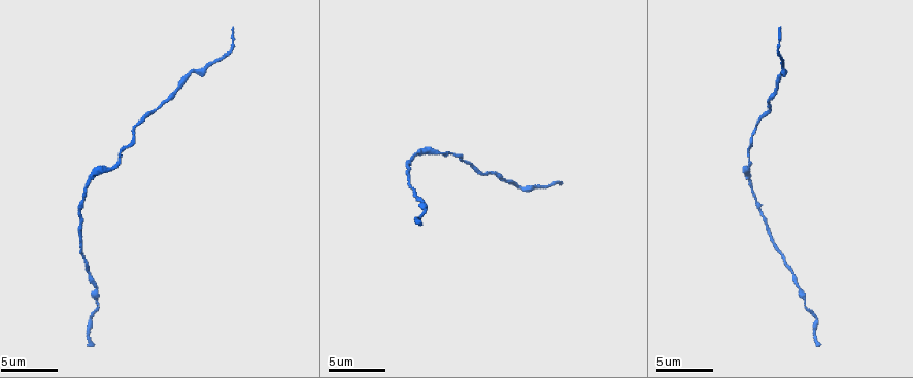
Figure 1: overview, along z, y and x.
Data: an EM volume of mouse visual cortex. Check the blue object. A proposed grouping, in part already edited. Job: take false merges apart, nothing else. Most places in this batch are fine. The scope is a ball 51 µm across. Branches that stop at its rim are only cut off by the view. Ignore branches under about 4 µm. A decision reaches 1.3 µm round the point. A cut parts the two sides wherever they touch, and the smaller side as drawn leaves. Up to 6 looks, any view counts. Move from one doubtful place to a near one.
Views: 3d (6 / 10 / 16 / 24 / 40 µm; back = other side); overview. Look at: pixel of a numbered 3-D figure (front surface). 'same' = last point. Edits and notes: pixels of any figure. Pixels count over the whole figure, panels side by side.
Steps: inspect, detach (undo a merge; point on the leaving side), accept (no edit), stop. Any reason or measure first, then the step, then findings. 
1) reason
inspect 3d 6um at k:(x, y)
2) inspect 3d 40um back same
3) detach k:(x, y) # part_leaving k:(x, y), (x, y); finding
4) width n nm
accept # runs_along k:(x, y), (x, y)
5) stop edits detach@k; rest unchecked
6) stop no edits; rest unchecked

inspect 3d 10um at 1:(432, 152)

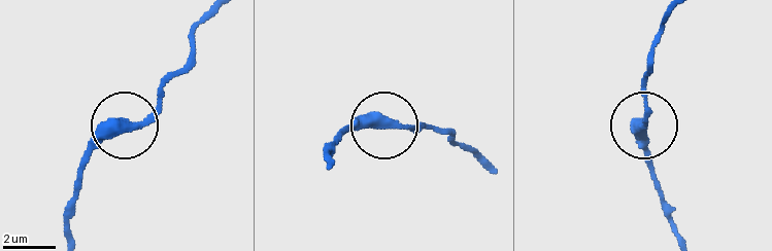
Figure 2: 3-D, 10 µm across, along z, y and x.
zoom in
inspect 3d 6um at 2:(384, 121)

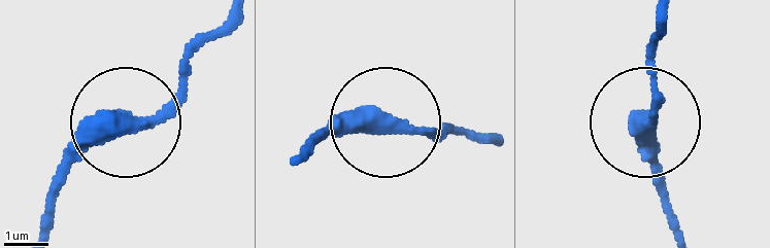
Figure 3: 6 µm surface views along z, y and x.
accept # runs_along 3:(379, 125), (354, 116), (313, 135); all the same neuron

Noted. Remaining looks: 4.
a narrow waist
inspect 3d 16um at 1:(486, 172)

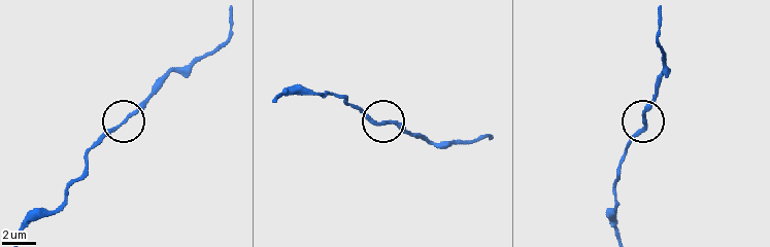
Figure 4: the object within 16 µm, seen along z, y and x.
other side
inspect 3d 16um back at 4:(385, 122)

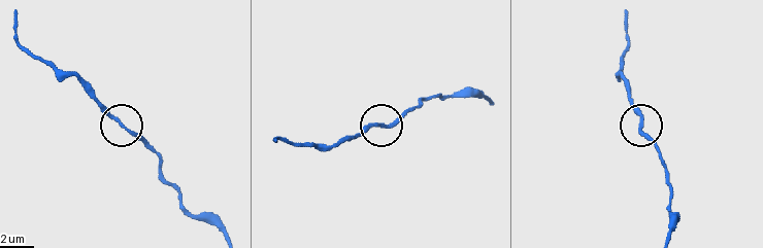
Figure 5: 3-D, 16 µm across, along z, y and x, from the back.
width 200 nm
accept # runs_along 5:(204, 219), (185, 207), (163, 174), (159, 157), (87, 89); all the same neuron

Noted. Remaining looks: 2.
sudden change in width
inspect 3d 6um at 1:(205, 67)

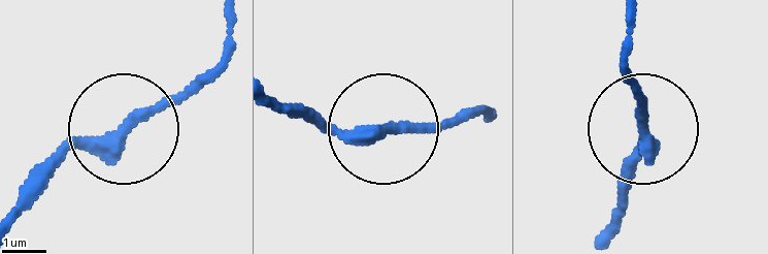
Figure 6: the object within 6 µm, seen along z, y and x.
accept # runs_along 6:(10, 212), (66, 156), (122, 137), (229, 60); all the same neuron

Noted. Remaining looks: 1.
stop no edits; rest unchecked

